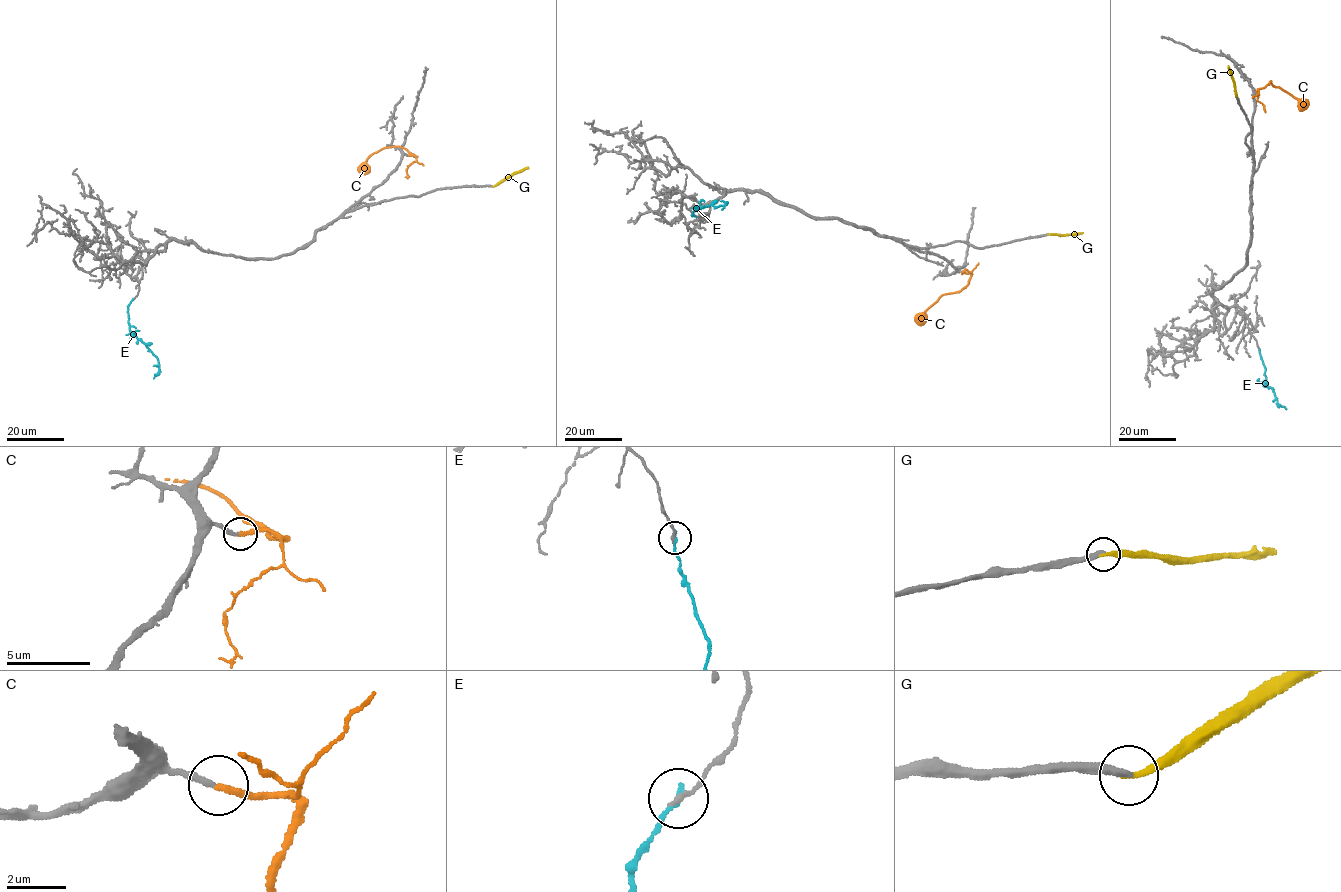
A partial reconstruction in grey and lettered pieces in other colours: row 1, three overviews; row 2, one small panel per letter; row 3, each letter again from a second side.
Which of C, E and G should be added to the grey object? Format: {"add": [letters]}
{"add": ["C"]}

